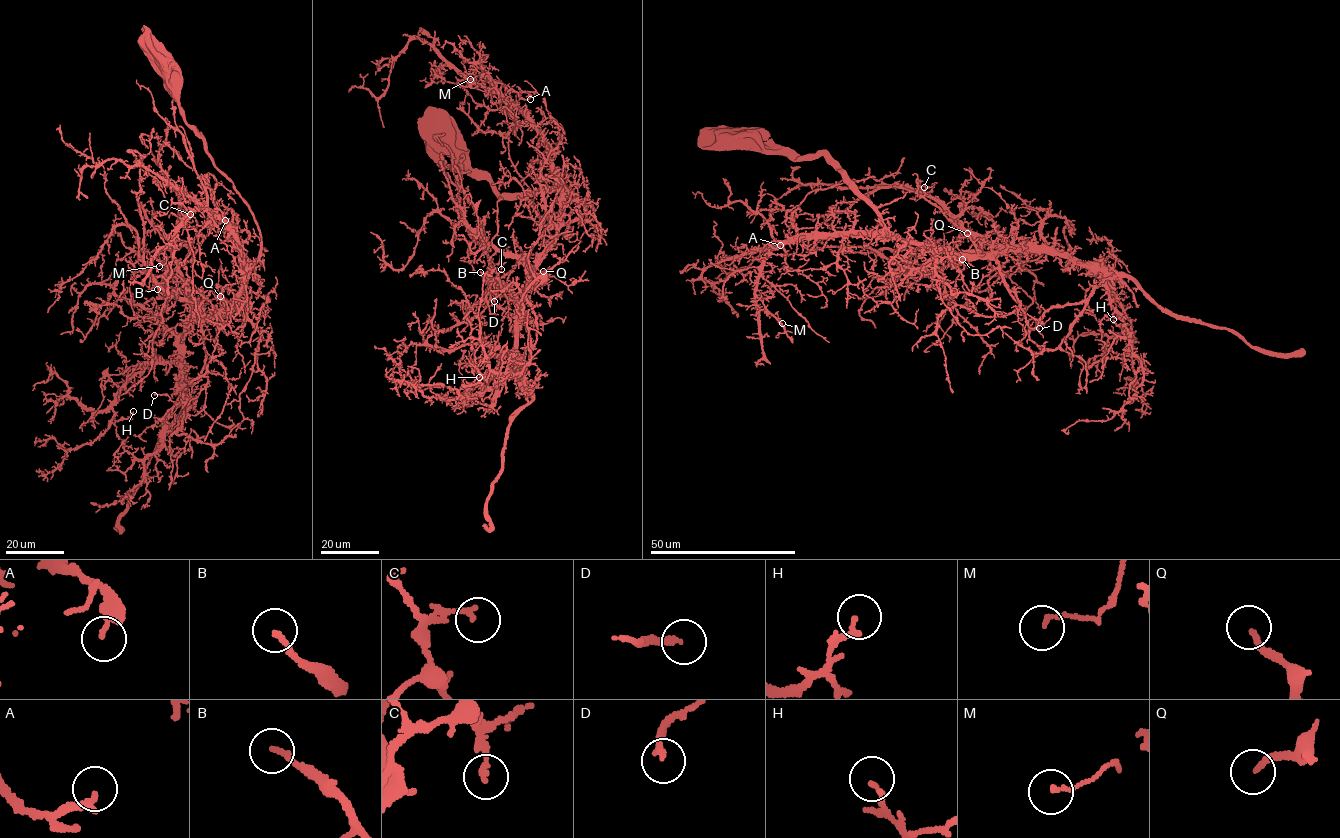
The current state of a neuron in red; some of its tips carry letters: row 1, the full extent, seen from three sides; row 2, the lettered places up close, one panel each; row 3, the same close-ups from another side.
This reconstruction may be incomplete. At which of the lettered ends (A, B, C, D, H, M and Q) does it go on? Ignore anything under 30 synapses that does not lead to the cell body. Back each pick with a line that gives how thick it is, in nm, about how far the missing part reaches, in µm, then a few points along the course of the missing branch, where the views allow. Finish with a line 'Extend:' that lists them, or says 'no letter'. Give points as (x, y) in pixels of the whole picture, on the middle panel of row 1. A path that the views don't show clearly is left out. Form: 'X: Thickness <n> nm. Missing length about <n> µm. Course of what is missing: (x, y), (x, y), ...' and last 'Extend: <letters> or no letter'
Q: Thickness 180 nm. Missing length about 20 µm. Course of what is missing: (543, 271), (538, 278), (528, 270), (518, 274)
Extend: Q

